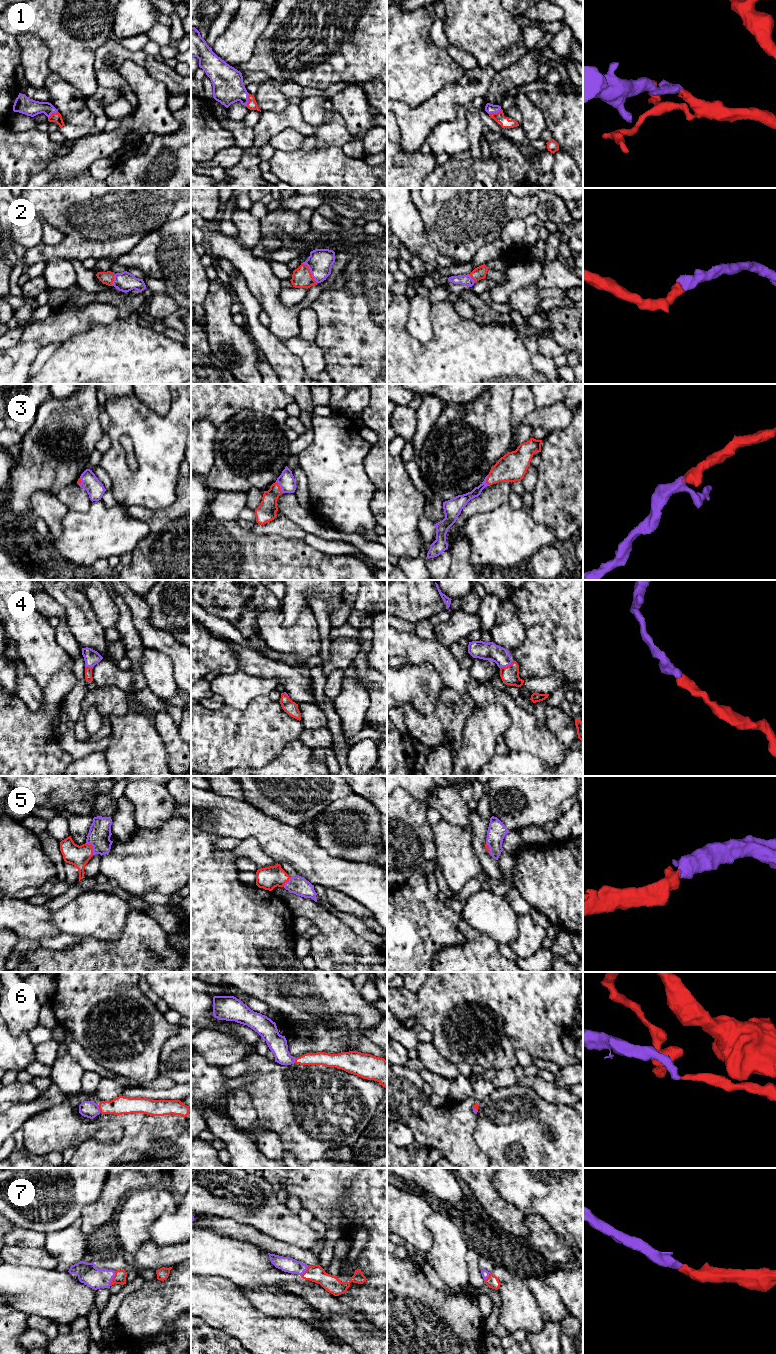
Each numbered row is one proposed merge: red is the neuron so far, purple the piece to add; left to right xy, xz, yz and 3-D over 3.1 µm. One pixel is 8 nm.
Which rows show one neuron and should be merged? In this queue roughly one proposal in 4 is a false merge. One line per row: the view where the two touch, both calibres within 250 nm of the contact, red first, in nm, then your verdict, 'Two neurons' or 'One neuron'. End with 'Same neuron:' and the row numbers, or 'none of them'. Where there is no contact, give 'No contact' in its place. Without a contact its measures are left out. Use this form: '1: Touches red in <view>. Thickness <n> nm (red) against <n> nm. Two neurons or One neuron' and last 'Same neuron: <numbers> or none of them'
1: Touches red in yz. Thickness 90 nm (red) against 80 nm. One neuron
2: Touches red in xz. Thickness 160 nm (red) against 200 nm. One neuron
3: Touches red in yz. Thickness 220 nm (red) against 90 nm. One neuron
4: Touches red in yz. Thickness 140 nm (red) against 140 nm. One neuron
5: Touches red in xy. Thickness 160 nm (red) against 180 nm. One neuron
6: Touches red in xy. Thickness 140 nm (red) against 140 nm. One neuron
7: Touches red in xy. Thickness 100 nm (red) against 170 nm. One neuron
Same neuron: 1, 2, 3, 4, 5, 6, 7

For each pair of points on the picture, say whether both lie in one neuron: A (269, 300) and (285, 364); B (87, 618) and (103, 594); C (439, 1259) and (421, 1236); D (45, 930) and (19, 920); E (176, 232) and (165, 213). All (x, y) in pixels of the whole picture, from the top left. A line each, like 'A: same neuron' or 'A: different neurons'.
A: different neurons
B: different neurons
C: different neurons
D: same neuron
E: different neurons

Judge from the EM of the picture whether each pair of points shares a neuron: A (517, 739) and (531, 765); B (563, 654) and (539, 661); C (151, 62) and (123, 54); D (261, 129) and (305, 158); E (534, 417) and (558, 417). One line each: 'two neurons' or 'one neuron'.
A: two neurons
B: two neurons
C: one neuron
D: two neurons
E: one neuron

